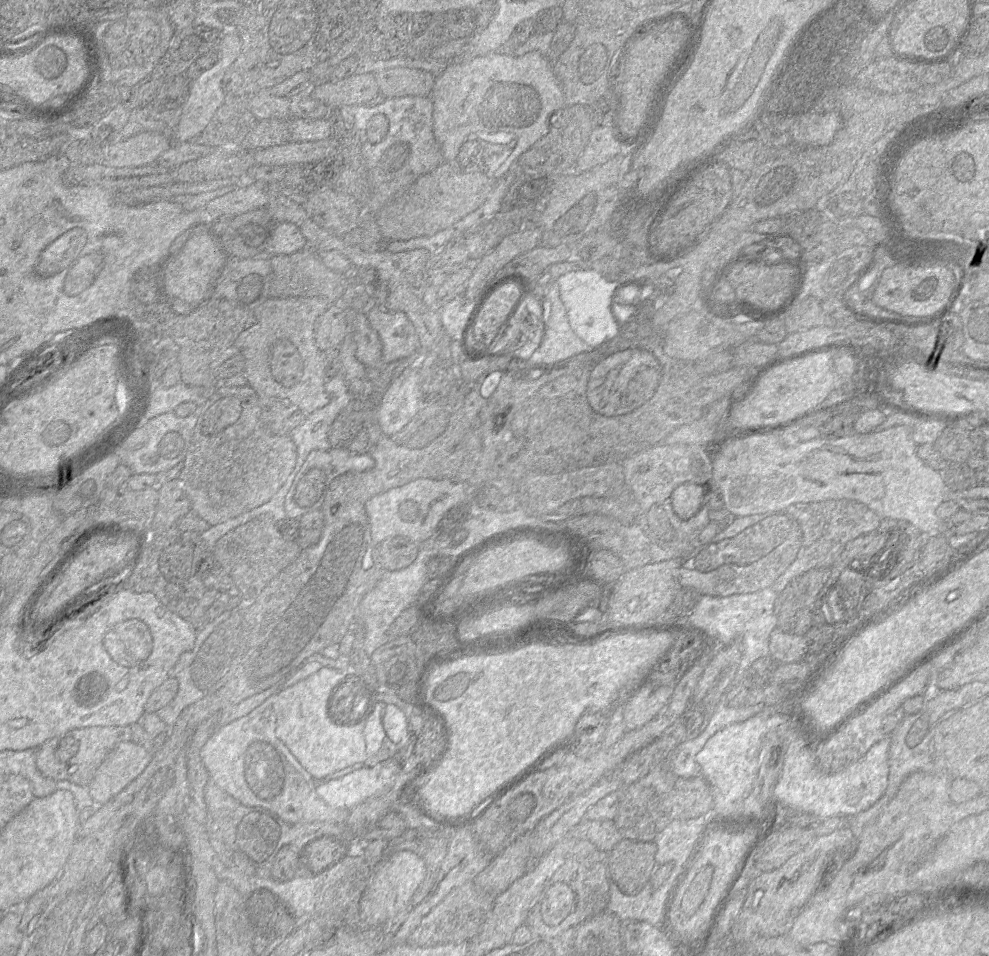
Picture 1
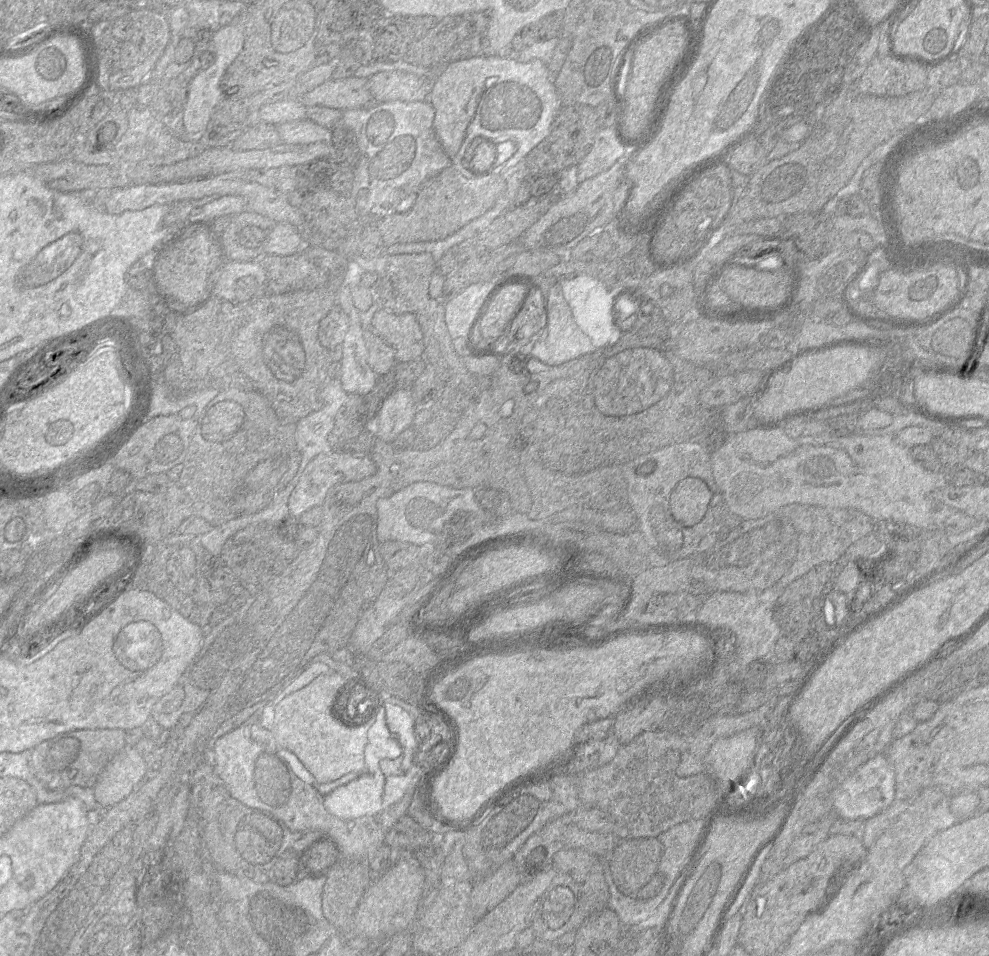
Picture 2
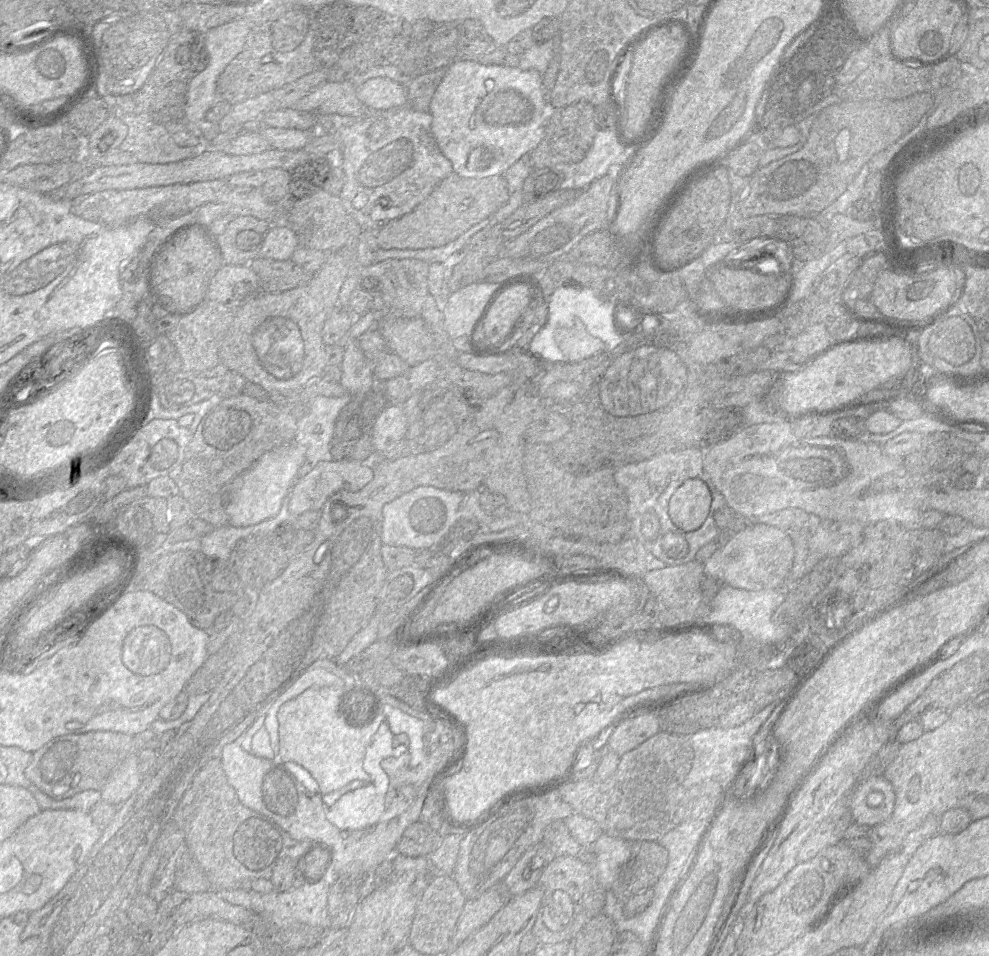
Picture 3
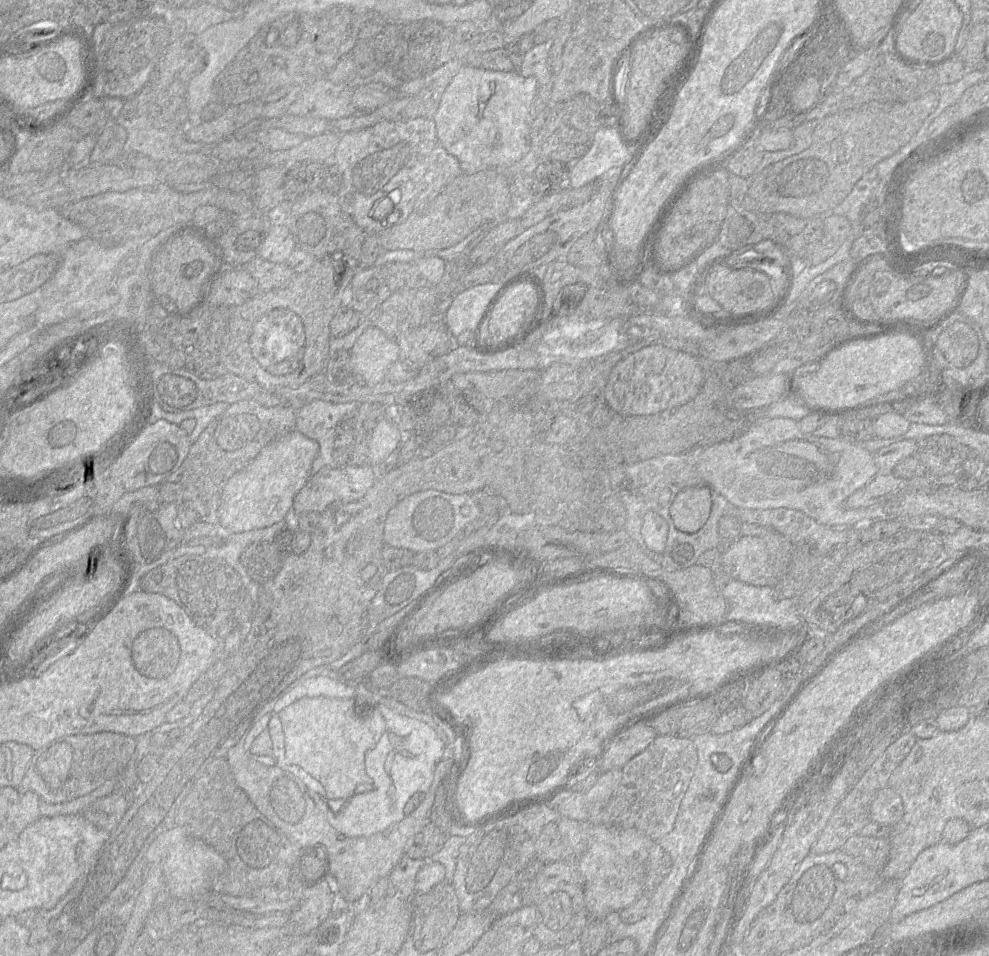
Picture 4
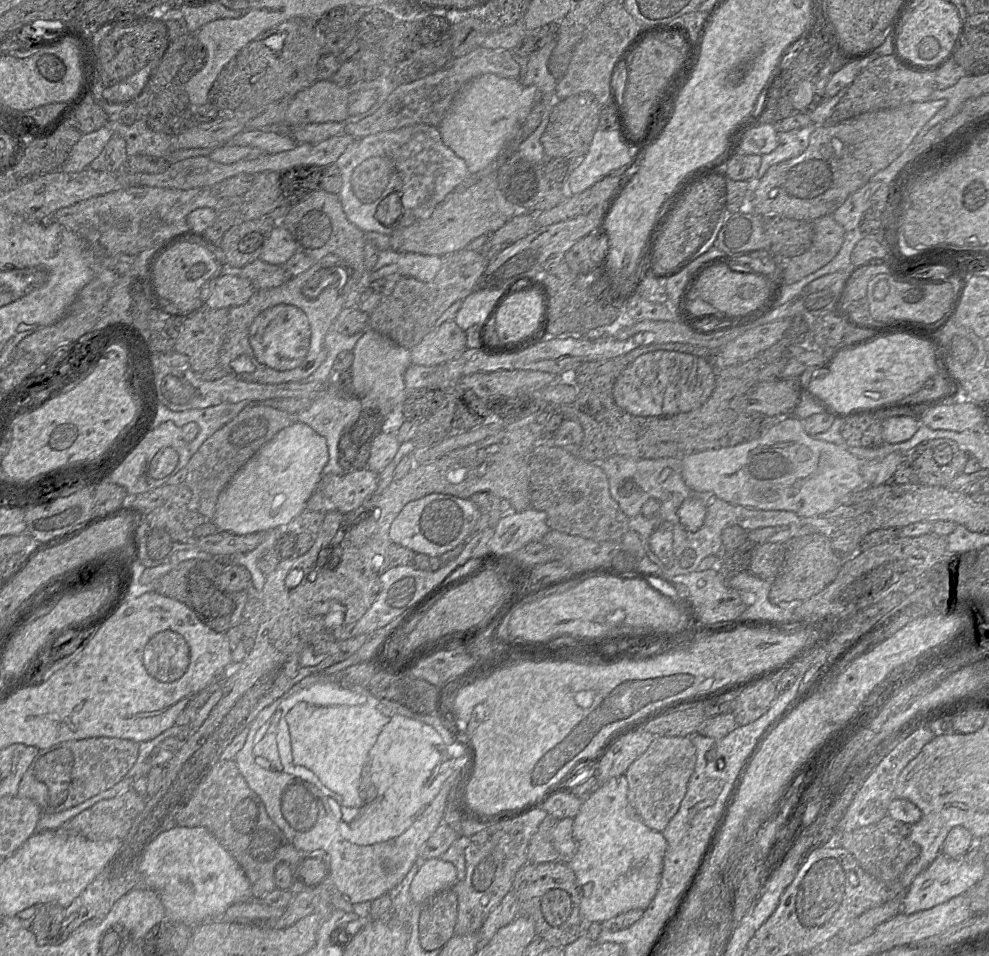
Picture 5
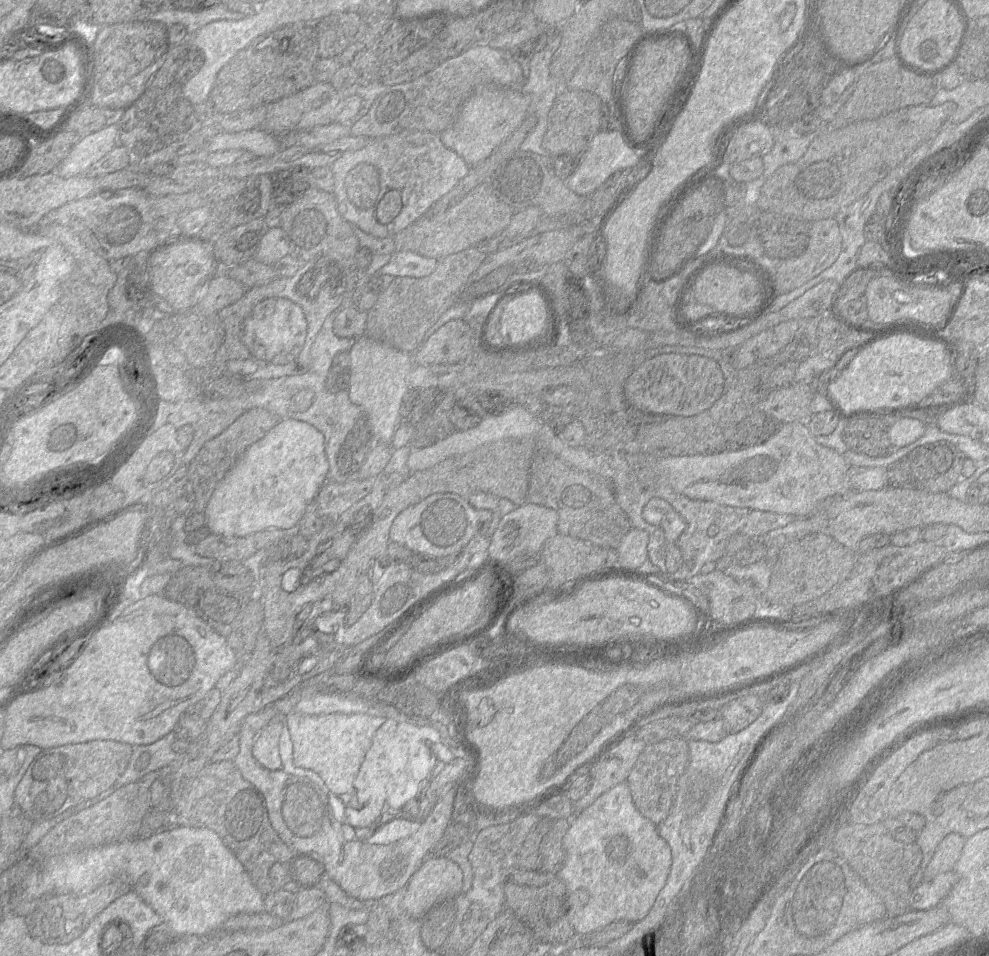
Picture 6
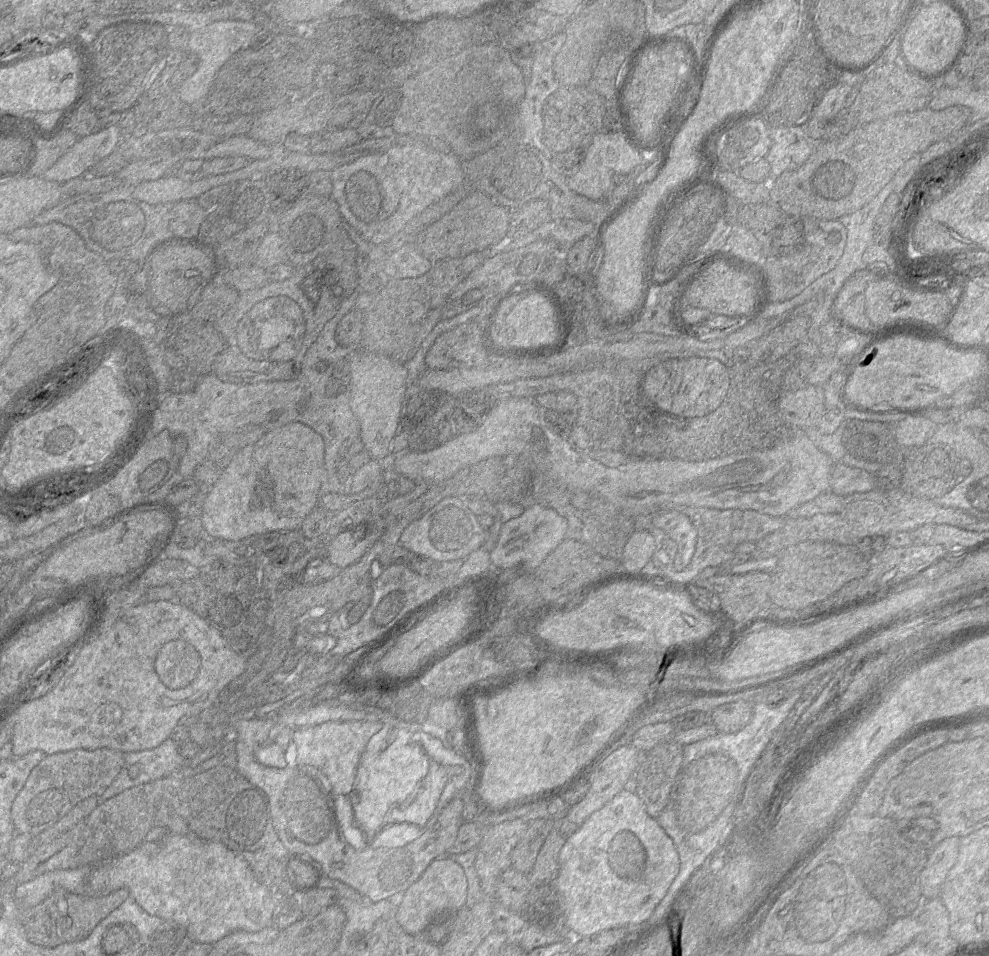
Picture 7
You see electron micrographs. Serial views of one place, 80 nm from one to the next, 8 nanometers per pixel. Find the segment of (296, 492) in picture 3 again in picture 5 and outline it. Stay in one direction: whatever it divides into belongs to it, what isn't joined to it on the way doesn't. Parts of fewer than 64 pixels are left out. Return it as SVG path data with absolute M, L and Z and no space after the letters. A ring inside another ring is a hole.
M357 470L343 475L324 474L306 503L306 509L347 514L359 508L376 490L377 474Z

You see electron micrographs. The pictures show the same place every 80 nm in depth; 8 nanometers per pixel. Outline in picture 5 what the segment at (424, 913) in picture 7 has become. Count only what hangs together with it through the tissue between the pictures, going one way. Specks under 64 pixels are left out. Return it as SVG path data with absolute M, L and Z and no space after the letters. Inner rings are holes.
M440 857L424 860L410 886L412 900L424 904L434 894L452 888L457 881L456 867Z

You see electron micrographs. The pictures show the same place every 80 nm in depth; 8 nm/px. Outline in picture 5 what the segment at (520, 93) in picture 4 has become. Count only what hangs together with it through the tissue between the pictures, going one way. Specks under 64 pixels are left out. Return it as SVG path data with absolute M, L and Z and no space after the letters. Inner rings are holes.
M484 74L467 82L455 95L438 126L443 143L463 159L469 173L491 165L520 129L538 100L534 85L524 86L518 79Z

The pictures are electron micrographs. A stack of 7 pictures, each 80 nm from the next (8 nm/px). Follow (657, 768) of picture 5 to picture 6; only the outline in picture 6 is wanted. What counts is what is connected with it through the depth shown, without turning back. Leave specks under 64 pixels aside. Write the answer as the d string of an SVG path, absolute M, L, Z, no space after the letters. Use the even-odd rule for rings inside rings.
M674 738L647 745L632 768L626 783L633 803L656 826L667 817L676 796L678 782L685 773L689 760L688 740Z

